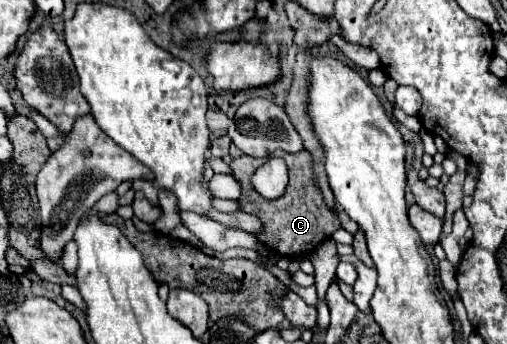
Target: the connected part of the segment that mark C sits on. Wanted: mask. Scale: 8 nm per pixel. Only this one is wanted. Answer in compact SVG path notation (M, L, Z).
M301 150L297 154L283 154L283 160L287 162L287 168L289 168L289 184L287 184L285 194L277 200L263 198L251 184L251 176L265 160L251 158L251 156L239 156L229 164L229 168L235 180L239 180L241 184L241 198L237 200L237 204L241 206L243 212L257 216L263 224L261 232L257 232L255 238L273 254L287 256L287 258L299 258L299 256L307 256L315 252L325 238L329 238L337 228L341 228L341 224L339 224L339 218L323 204L323 196L317 184L313 182L309 152Z

